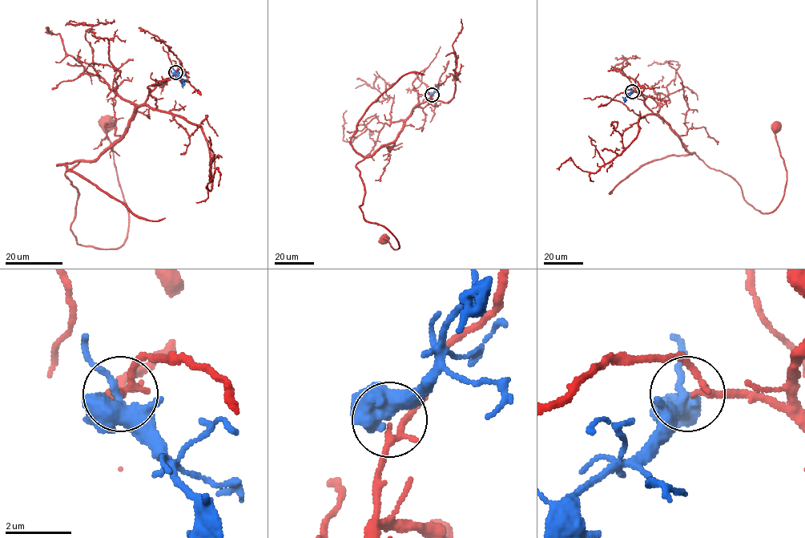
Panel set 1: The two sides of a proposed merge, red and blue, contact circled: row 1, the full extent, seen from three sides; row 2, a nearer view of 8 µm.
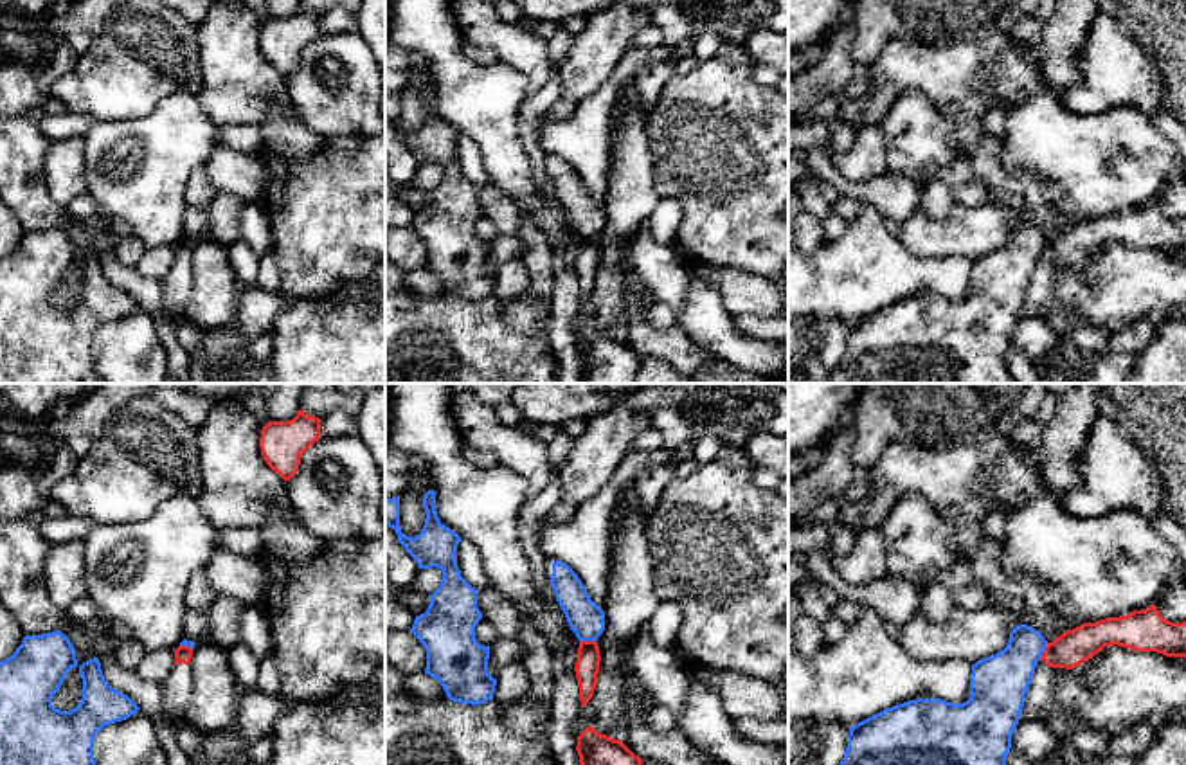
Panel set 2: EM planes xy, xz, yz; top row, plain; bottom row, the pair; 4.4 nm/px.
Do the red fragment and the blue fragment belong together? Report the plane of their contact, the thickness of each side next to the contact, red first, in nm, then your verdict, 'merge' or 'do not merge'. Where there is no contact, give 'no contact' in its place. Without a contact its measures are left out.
yz | 160/260 nm | do not merge

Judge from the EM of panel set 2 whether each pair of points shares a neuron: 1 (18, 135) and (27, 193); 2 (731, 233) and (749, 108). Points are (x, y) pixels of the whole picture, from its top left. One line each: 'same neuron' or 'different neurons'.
1: same neuron
2: same neuron

